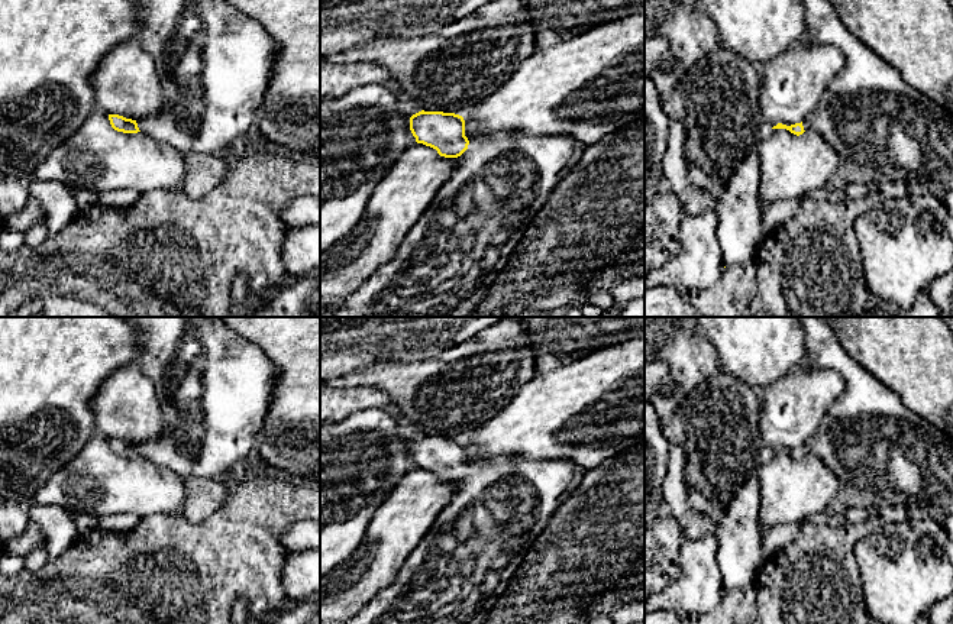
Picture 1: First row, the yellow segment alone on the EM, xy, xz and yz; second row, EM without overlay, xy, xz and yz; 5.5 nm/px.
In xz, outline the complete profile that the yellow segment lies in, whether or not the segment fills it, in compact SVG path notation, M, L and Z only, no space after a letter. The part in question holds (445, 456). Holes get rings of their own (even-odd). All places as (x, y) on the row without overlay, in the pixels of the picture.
M443 436L413 439L410 455L417 468L436 473L440 481L458 482L458 491L394 582L348 624L485 624L534 540L582 472L571 459L469 466L463 442Z

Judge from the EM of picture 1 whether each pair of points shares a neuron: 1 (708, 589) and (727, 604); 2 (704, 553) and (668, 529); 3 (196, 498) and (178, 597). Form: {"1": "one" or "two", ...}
{"1": "two", "2": "two", "3": "two"}

